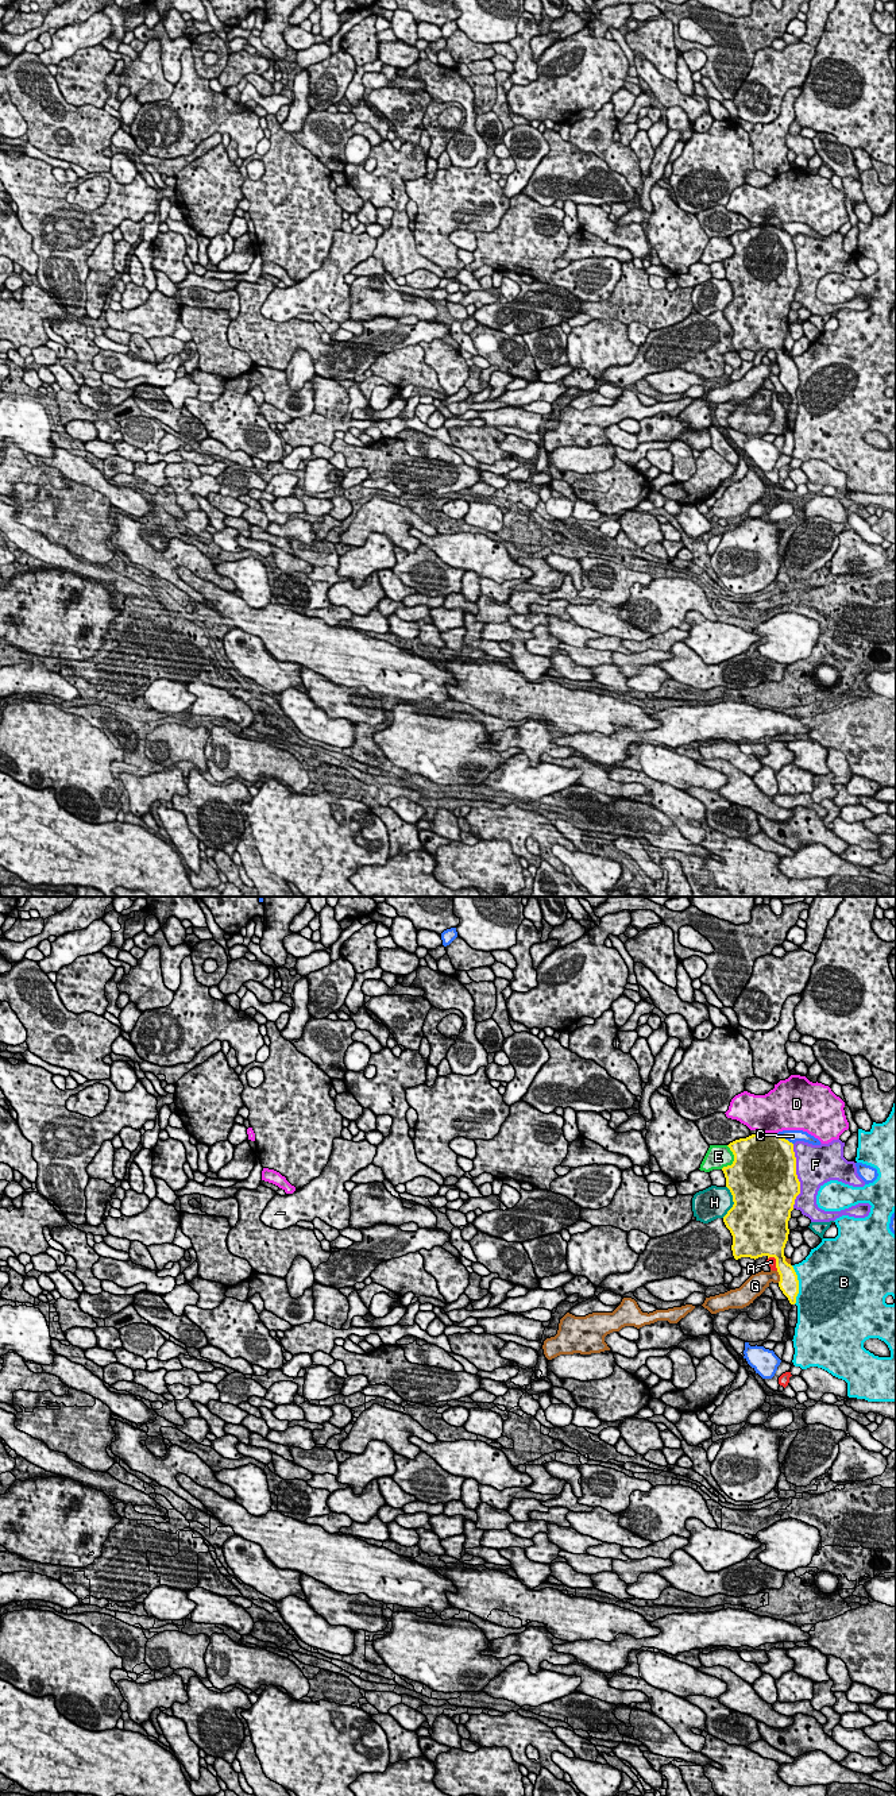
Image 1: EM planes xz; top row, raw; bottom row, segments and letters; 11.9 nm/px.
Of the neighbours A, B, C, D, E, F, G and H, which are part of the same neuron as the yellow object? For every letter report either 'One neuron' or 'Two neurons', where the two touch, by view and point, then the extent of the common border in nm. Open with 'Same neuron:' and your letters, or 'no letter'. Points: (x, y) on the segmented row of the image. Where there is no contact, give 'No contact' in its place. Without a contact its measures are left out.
Same neuron: no letter
A: Two neurons. Touches yellow at xz (776, 1261). Shared border 200 nm
B: Two neurons. Touches yellow at xz (798, 1284). Shared border 460 nm
C: Two neurons. Touches yellow at xz (784, 1139). Shared border 240 nm
D: Two neurons. Touches yellow at xz (769, 1133). Shared border 190 nm
E: Two neurons. Touches yellow at xz (734, 1160). Shared border 300 nm
F: Two neurons. Touches yellow at xz (796, 1176). Shared border 750 nm
G: Two neurons. Touches yellow at xz (780, 1276). Shared border 150 nm
H: Two neurons. Touches yellow at xz (733, 1201). Shared border 380 nm

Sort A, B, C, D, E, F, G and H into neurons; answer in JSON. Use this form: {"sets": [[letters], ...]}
{"sets": [["A"], ["B"], ["C"], ["D"], ["E"], ["F"], ["G"], ["H"]]}

